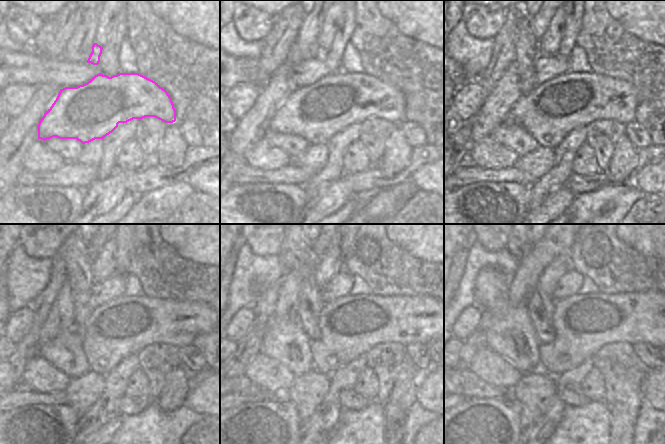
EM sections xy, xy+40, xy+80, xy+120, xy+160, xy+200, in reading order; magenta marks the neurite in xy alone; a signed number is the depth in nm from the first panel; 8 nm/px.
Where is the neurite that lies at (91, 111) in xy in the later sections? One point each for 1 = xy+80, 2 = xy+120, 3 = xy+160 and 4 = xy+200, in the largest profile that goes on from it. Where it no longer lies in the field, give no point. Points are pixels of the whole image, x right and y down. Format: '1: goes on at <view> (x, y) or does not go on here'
1: goes on at xy+80 (570, 97)
2: goes on at xy+120 (141, 321)
3: goes on at xy+160 (366, 320)
4: goes on at xy+200 (594, 320)

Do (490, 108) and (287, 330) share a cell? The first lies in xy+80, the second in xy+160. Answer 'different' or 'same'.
different

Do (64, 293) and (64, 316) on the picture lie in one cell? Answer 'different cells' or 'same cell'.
same cell

